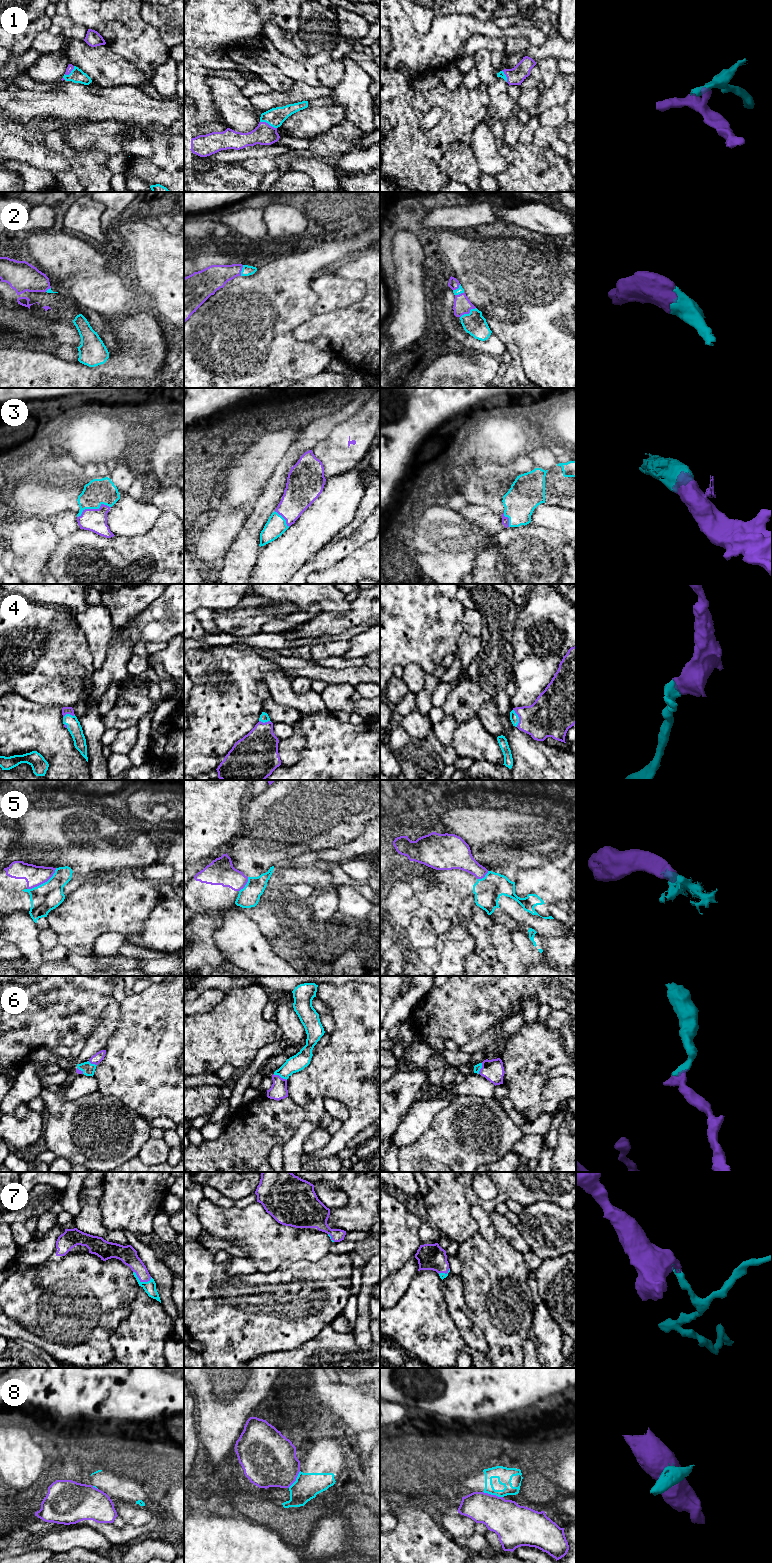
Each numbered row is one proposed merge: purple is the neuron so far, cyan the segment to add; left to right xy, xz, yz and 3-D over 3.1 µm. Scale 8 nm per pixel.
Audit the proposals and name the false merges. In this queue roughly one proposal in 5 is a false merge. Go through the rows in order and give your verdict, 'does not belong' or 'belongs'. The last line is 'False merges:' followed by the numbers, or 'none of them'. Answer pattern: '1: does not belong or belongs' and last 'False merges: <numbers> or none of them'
1: belongs
2: belongs
3: belongs
4: belongs
5: does not belong
6: belongs
7: belongs
8: does not belong
False merges: 5, 8

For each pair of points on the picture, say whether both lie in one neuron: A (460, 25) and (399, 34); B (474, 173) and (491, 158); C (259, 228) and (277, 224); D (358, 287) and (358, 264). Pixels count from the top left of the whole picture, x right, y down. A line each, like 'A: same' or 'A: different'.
A: same
B: different
C: different
D: different

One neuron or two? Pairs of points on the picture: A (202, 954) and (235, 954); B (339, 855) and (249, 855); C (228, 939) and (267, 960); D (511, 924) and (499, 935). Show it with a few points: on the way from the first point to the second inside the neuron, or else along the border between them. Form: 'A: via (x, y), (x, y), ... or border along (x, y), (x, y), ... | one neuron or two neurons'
A: border along (214, 932), (214, 945), (230, 963) | two neurons
B: border along (351, 840), (329, 849) | two neurons
C: via (238, 939), (257, 957) | one neuron
D: border along (489, 915), (494, 921), (504, 924), (511, 931) | two neurons

